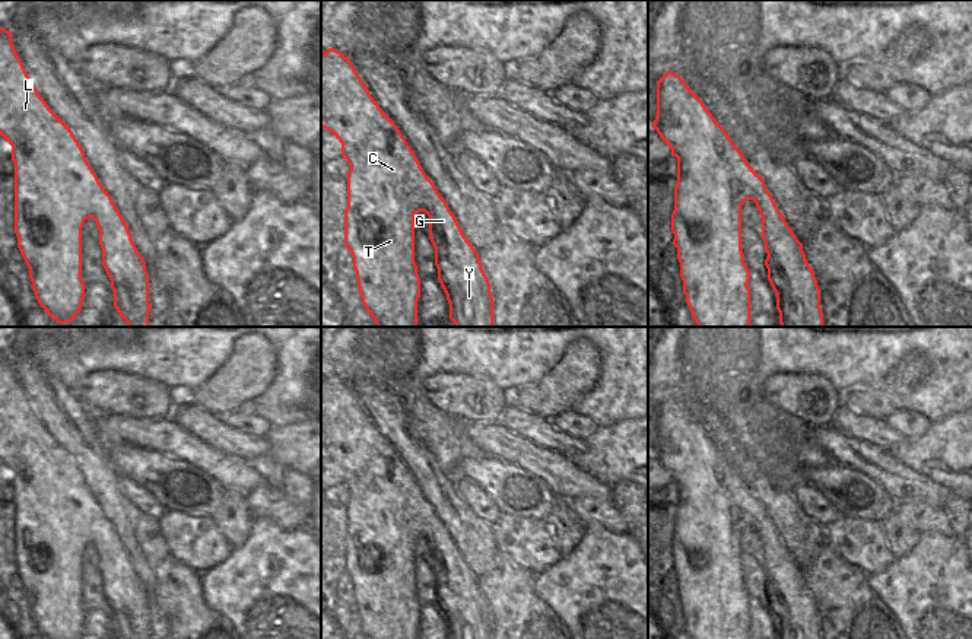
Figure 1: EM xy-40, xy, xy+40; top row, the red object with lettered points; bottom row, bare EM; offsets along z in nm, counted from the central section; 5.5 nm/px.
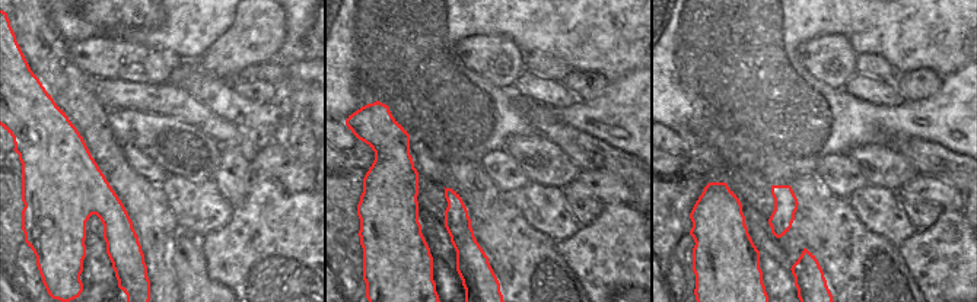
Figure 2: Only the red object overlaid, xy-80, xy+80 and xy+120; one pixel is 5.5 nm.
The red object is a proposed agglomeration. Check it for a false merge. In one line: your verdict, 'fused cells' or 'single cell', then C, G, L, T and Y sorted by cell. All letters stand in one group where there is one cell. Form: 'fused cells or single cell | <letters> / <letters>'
single cell | C G L T Y

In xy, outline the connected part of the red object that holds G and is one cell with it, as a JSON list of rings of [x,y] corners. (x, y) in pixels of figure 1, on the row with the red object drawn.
[[[334,48],[321,54],[321,127],[342,143],[342,156],[350,166],[347,172],[347,207],[344,210],[344,247],[353,257],[362,303],[377,327],[417,327],[420,277],[414,263],[414,214],[419,212],[429,216],[429,239],[435,248],[438,280],[450,303],[450,320],[455,327],[493,327],[493,298],[479,252],[464,236],[447,201],[426,177],[394,121],[371,96],[353,63]]]

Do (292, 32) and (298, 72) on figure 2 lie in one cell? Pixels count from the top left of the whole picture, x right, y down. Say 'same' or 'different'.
different

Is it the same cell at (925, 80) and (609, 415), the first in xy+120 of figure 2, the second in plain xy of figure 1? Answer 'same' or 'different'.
different

